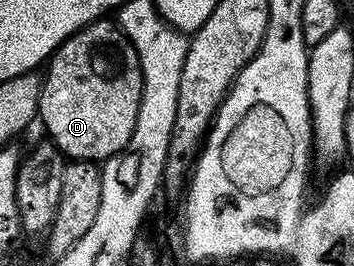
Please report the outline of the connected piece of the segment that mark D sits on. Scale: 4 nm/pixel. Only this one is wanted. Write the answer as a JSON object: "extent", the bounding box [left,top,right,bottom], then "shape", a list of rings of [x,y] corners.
{"extent":[38,20,142,163],"shape":[[[110,20],[90,23],[62,43],[48,59],[44,70],[38,118],[47,130],[49,141],[61,151],[67,159],[101,163],[128,144],[132,128],[136,128],[136,112],[140,112],[142,95],[142,69],[136,56],[136,48],[126,39],[126,35]]]}

